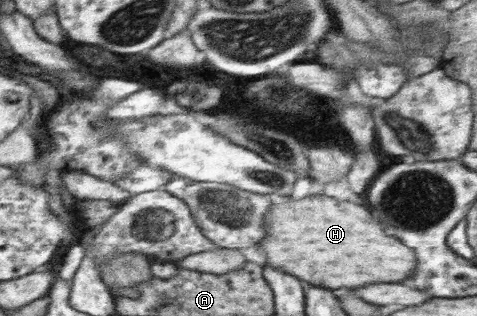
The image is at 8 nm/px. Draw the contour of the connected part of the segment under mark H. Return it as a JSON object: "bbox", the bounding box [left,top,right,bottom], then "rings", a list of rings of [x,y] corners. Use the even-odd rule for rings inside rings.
{"bbox":[262,195,416,289],"rings":[[[312,195],[298,201],[284,201],[271,204],[270,221],[266,221],[266,229],[270,229],[270,237],[263,237],[262,249],[266,253],[266,263],[290,273],[310,285],[324,285],[328,289],[338,287],[362,287],[370,283],[398,283],[414,271],[416,257],[414,251],[402,245],[398,239],[384,235],[382,225],[370,219],[370,211],[364,205],[336,201],[324,195]]]}

